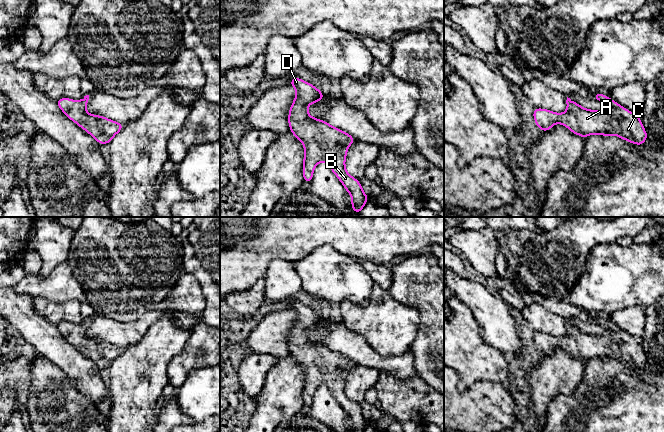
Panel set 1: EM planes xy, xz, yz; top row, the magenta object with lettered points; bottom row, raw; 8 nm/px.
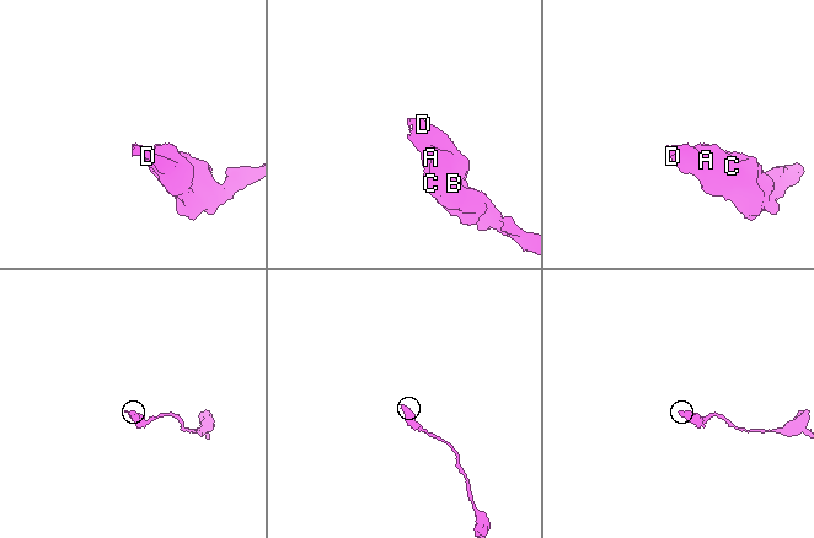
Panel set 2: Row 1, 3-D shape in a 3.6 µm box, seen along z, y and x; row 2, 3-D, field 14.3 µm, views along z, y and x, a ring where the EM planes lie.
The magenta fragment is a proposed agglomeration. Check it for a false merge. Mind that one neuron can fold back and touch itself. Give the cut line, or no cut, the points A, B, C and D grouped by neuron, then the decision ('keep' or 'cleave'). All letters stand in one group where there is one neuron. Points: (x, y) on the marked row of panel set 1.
cut none; groups A B C D; keep

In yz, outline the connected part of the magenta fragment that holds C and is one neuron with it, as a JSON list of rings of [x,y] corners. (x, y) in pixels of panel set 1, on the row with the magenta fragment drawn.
[[[600,92],[593,95],[608,105],[601,111],[585,109],[567,97],[567,111],[554,113],[547,109],[534,108],[533,117],[540,130],[548,132],[556,124],[565,125],[572,133],[583,139],[591,134],[615,135],[632,144],[644,145],[648,137],[640,117]]]

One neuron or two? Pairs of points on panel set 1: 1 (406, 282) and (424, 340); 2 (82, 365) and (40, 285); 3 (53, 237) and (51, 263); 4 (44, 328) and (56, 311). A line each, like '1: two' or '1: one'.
1: one
2: two
3: one
4: two

